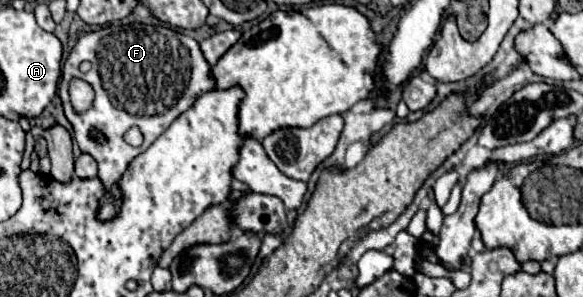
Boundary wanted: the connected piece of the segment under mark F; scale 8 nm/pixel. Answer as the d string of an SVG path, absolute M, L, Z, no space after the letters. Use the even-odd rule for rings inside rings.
M123 23L91 31L77 41L63 63L59 95L65 115L73 125L73 135L79 149L89 153L99 165L97 177L105 187L105 195L97 207L99 221L113 221L119 215L123 201L119 181L127 171L127 163L143 153L183 111L197 101L197 97L213 87L215 77L211 77L211 65L207 65L199 43L175 29L163 25ZM83 61L91 63L87 73L79 73L79 65ZM75 77L87 81L95 91L95 101L85 113L77 113L69 101L69 81ZM133 125L137 125L145 137L141 147L131 147L123 139L125 131ZM91 131L101 133L105 141L97 141Z

